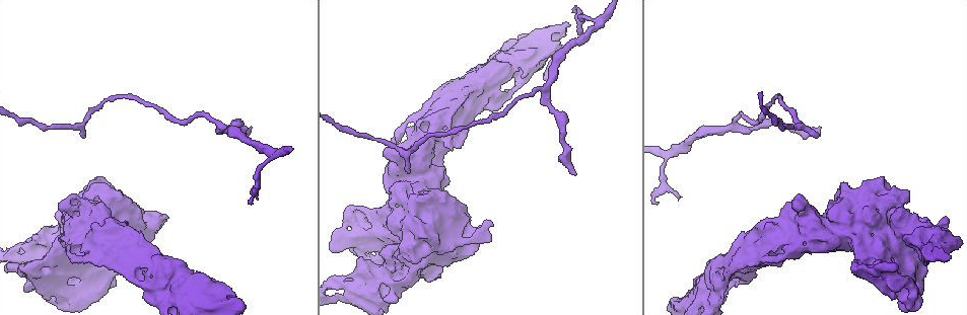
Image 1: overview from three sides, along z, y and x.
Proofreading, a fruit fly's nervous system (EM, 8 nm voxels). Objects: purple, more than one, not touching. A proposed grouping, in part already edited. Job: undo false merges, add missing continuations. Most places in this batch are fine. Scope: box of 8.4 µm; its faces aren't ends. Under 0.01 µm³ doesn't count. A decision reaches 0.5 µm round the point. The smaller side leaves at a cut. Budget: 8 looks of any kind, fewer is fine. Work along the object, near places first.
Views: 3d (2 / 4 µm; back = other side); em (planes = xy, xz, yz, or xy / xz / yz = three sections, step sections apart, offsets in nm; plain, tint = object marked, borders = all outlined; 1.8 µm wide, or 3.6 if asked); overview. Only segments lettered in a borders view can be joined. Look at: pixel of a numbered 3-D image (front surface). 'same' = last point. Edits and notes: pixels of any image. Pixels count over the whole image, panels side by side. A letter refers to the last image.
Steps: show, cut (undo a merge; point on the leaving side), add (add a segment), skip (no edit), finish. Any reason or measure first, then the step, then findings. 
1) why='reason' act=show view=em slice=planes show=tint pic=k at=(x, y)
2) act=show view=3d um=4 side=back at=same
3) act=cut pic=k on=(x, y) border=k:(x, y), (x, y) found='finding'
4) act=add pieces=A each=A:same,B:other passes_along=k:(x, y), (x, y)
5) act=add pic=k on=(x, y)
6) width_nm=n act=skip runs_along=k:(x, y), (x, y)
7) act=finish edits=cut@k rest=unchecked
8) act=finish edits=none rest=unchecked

why='closes a loop' act=show view=em um=3.6 slice=planes show=tint pic=1 at=(414, 164)

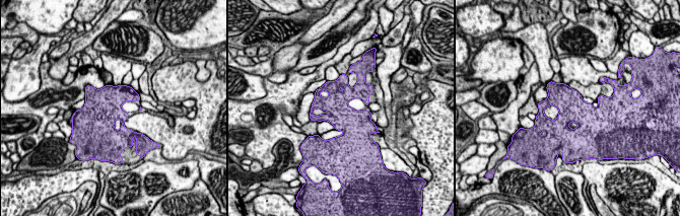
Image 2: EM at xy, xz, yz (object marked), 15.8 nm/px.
act=show view=em um=3.6 slice=planes show=borders at=same

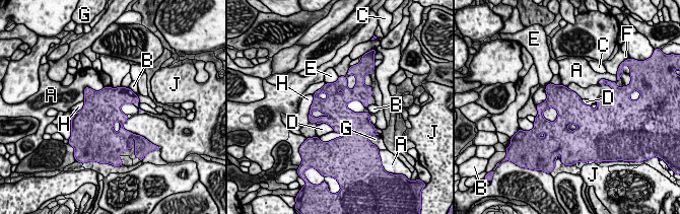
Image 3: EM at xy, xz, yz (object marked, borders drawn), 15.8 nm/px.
width_nm=500 act=skip each=A:other,B:other,C:other,D:other,E:other,F:other,G:other,H:other,J:other border=3:(319, 123), (327, 123), (334, 131) found='one cell here'

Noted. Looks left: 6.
why='closes a loop' act=show view=em um=3.6 slice=planes show=tint pic=1 at=(898, 234)

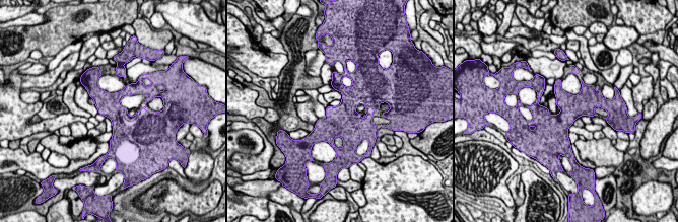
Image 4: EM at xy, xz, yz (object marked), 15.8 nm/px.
act=show view=em um=3.6 slice=planes show=borders at=same

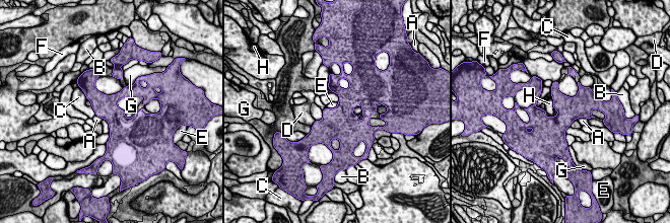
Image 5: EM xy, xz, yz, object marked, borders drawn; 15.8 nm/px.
width_nm=380 act=skip each=A:other,B:other,C:other,D:other,E:other,F:other,G:other,H:other found='all the same cell'

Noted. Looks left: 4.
why='an open end' act=show view=em slice=xy step=4 show=borders pic=1 at=(250, 127)

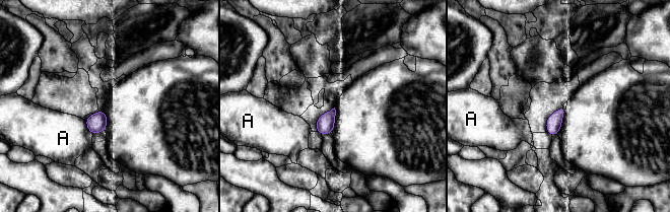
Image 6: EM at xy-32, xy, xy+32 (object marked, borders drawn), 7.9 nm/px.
width_nm=120 act=skip each=A:other found='no lettered segment goes on from it'

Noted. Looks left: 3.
why='closes a loop' act=show view=em um=3.6 slice=xz step=16 show=tint pic=1 at=(709, 293)

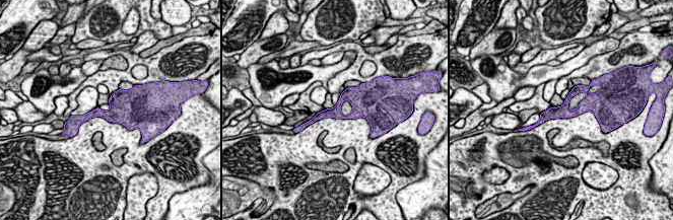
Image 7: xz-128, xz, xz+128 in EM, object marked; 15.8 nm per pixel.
why='another direction' act=show view=em um=3.6 slice=planes show=tint at=same

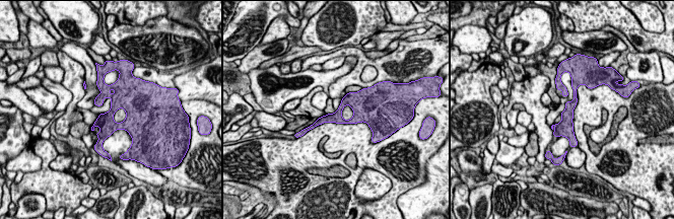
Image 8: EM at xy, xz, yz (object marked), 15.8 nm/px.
why='what lies round it' act=show view=em um=3.6 slice=planes show=borders at=same

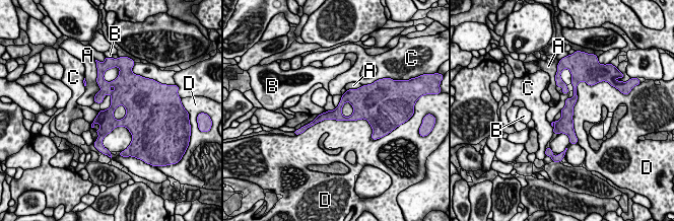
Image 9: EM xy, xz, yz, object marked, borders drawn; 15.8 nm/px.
act=skip each=A:other,B:other,C:other,D:other border=9:(96, 78), (99, 90), (93, 101) found='continuous, no second cell'

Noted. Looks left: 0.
act=finish edits=none rest=unchecked

